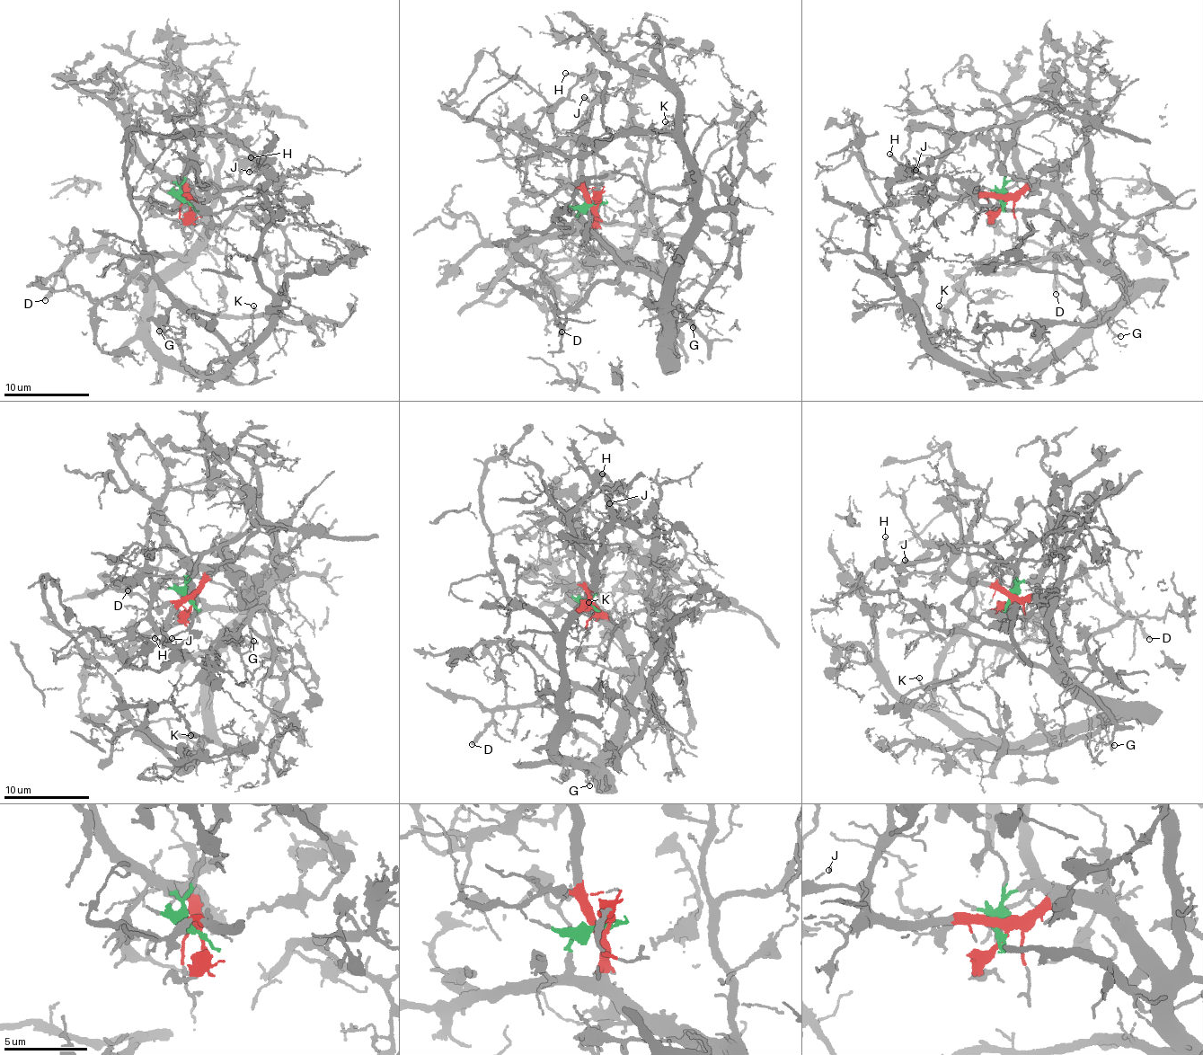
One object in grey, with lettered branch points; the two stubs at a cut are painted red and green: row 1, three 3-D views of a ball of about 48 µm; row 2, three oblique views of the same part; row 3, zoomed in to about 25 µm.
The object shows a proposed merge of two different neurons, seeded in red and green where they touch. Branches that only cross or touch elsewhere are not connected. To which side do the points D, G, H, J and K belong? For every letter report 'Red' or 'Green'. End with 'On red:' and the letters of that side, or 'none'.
D: Red
G: Red
H: Green
J: Green
K: Red
On red: D, G, K

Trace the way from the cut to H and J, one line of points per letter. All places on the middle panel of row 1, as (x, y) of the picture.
H: (594, 205), (579, 208), (561, 186), (567, 181), (570, 144), (587, 128), (595, 91), (585, 79), (565, 73)
J: (594, 205), (579, 208), (566, 187), (561, 186), (567, 181), (570, 144), (587, 128), (589, 108), (584, 96)

